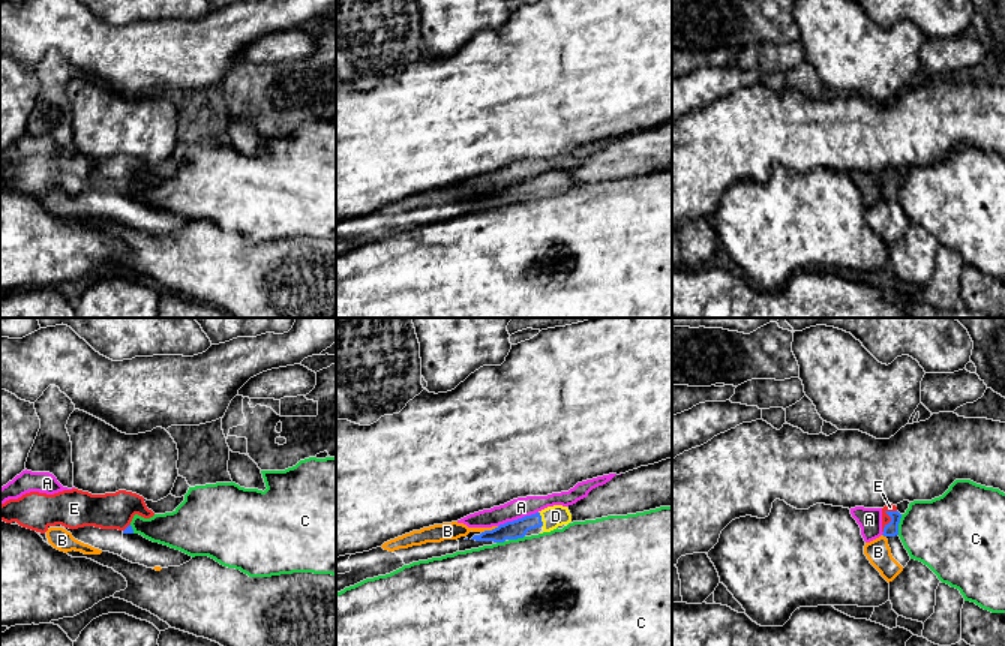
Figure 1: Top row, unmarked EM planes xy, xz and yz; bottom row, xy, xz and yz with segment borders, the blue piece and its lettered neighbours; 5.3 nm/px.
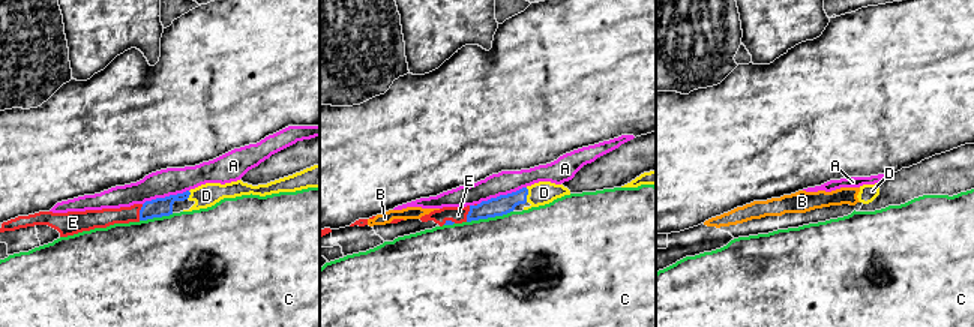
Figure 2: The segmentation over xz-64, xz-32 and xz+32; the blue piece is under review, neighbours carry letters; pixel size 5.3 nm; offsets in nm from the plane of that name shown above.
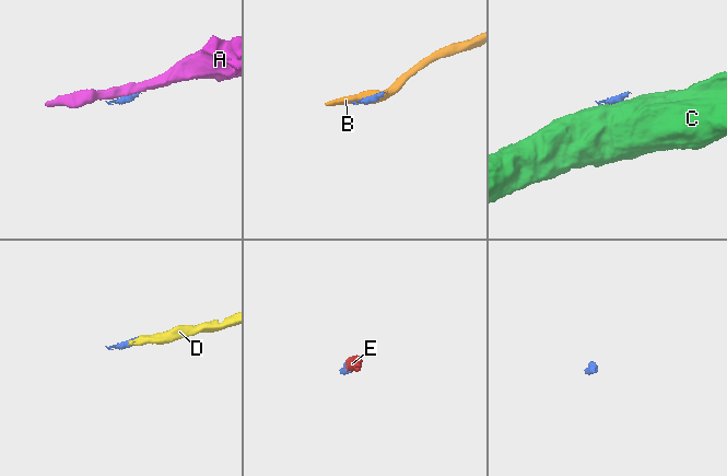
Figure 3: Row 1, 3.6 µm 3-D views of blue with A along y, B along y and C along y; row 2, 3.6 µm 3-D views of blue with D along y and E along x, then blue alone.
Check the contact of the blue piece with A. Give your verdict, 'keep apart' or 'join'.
keep apart

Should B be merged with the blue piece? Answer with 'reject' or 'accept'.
reject

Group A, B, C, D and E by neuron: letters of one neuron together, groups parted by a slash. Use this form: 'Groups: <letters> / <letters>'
Groups: A / B / C / D E

